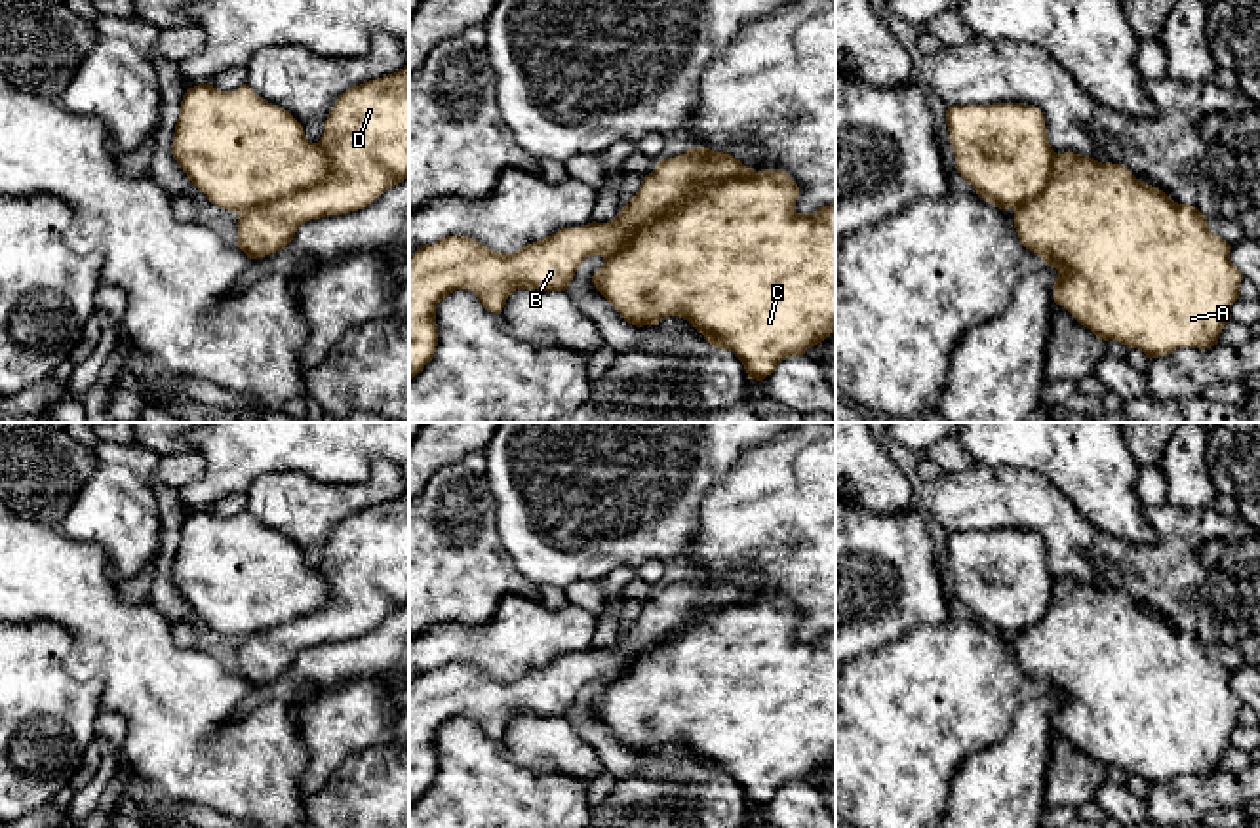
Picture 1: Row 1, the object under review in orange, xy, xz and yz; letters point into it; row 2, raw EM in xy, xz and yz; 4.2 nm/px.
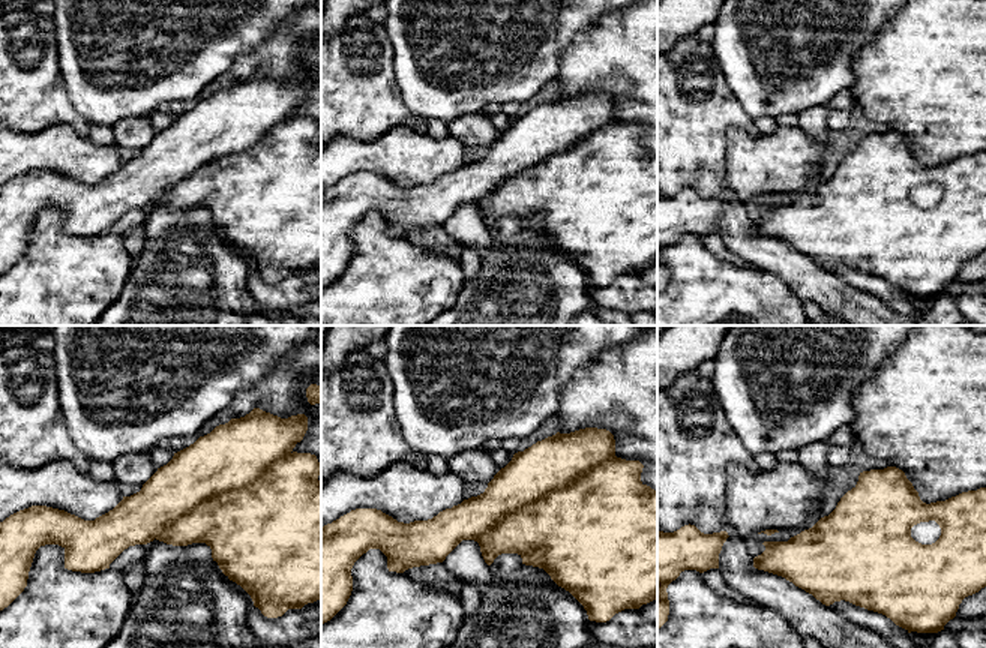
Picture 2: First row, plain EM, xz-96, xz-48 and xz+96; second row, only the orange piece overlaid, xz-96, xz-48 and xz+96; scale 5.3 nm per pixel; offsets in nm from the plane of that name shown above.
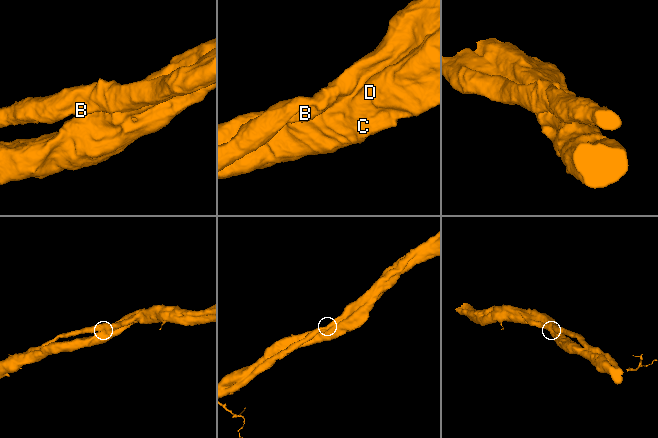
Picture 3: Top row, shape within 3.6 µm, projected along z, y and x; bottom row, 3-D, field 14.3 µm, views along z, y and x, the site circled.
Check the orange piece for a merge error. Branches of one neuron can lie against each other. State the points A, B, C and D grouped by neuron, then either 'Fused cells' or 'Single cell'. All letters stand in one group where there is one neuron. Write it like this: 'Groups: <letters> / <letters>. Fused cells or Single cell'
Groups: A B C D. Single cell

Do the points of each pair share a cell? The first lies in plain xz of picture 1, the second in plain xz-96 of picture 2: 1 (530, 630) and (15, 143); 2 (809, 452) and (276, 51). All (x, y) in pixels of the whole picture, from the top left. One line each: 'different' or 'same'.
1: same
2: same

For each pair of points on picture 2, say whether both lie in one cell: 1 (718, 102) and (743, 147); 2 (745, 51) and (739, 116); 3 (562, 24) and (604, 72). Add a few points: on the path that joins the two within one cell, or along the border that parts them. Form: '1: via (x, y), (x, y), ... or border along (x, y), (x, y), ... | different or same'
1: border along (758, 132), (731, 128), (727, 134), (725, 162) | different
2: border along (721, 72), (734, 98), (754, 119) | different
3: border along (602, 17), (575, 36), (565, 50), (557, 69) | different

